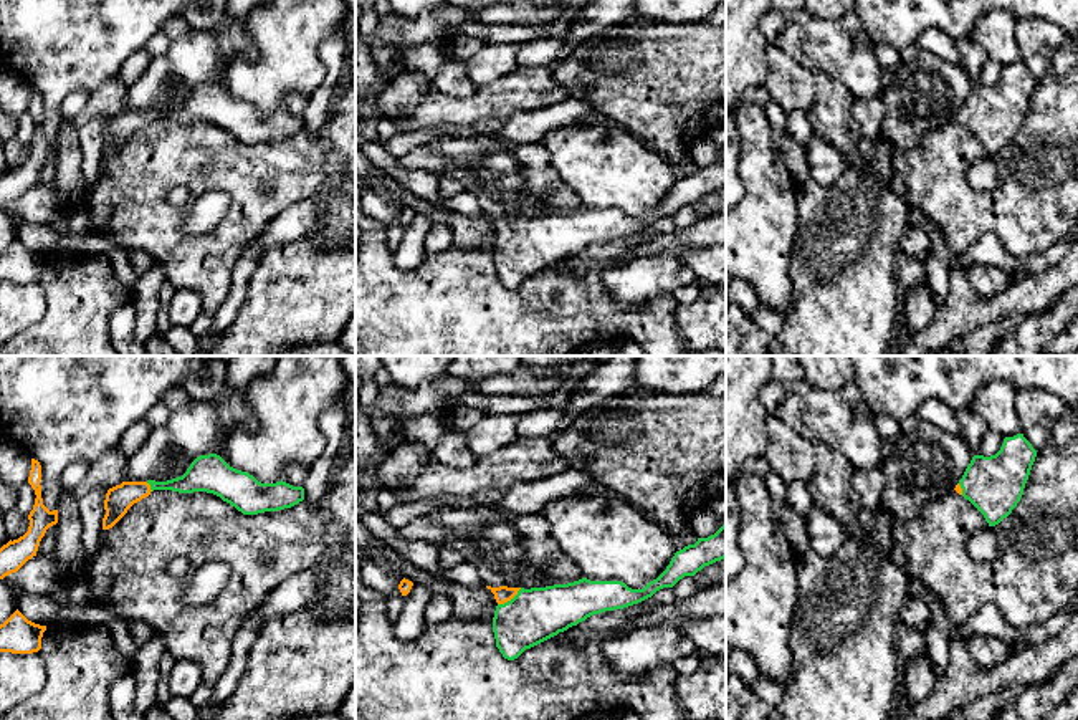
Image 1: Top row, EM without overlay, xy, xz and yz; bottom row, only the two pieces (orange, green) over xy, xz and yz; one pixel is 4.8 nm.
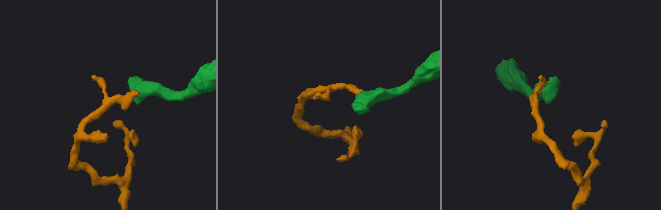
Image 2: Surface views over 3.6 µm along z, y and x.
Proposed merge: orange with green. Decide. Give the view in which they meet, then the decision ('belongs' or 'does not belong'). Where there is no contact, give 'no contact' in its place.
contact in xz; belongs

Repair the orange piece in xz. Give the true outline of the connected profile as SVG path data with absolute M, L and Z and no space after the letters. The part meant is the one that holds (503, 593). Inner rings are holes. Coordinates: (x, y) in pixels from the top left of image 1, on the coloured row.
M726 525L708 538L698 538L676 551L666 569L643 589L622 581L590 581L582 578L546 588L491 588L498 602L493 617L496 647L504 659L514 660L559 632L594 614L623 609L651 598L663 588L673 588L684 576L694 576L704 566L726 558Z

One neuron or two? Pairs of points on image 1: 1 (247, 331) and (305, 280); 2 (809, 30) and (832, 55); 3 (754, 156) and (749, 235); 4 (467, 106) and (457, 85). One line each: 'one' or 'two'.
1: one
2: one
3: one
4: two

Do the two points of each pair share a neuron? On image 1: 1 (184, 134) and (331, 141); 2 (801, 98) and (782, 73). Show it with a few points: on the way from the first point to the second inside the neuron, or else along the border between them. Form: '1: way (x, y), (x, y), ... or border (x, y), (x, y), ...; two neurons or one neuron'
1: way (220, 159), (295, 159); one neuron
2: way (794, 91), (787, 80); one neuron

